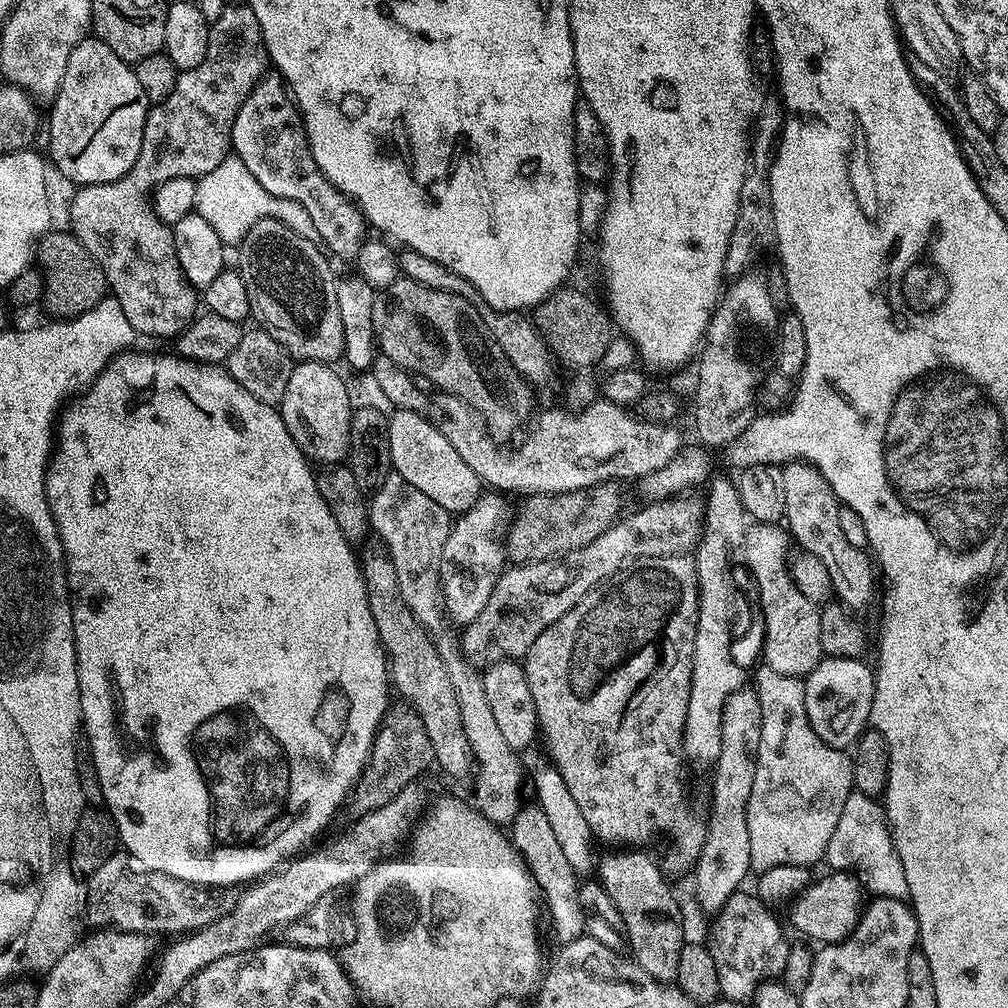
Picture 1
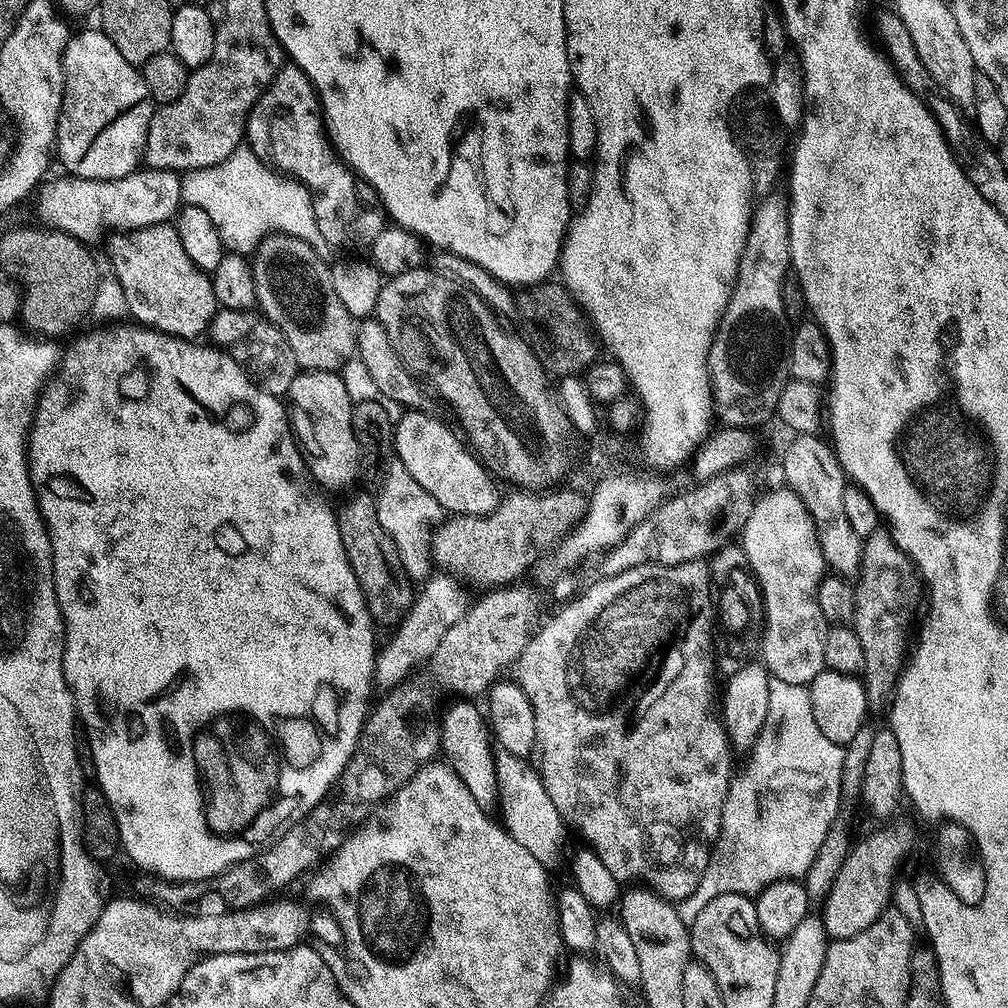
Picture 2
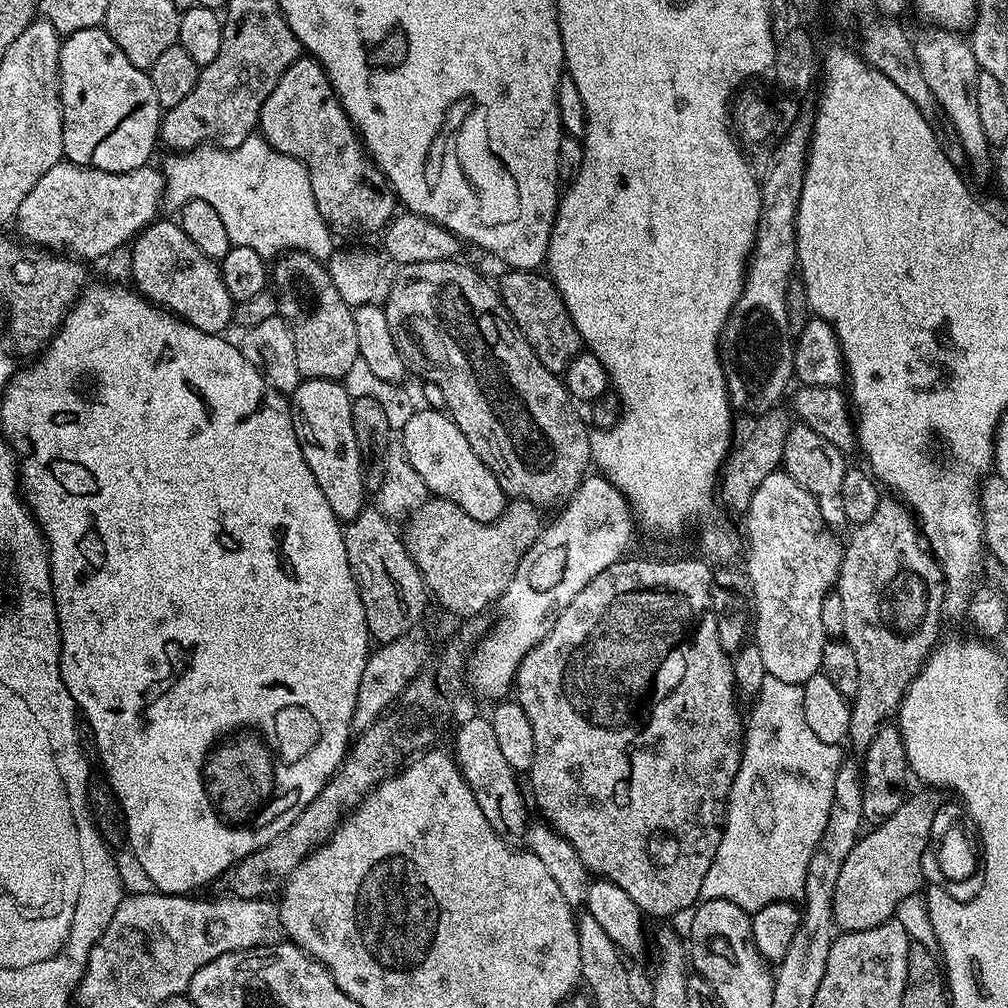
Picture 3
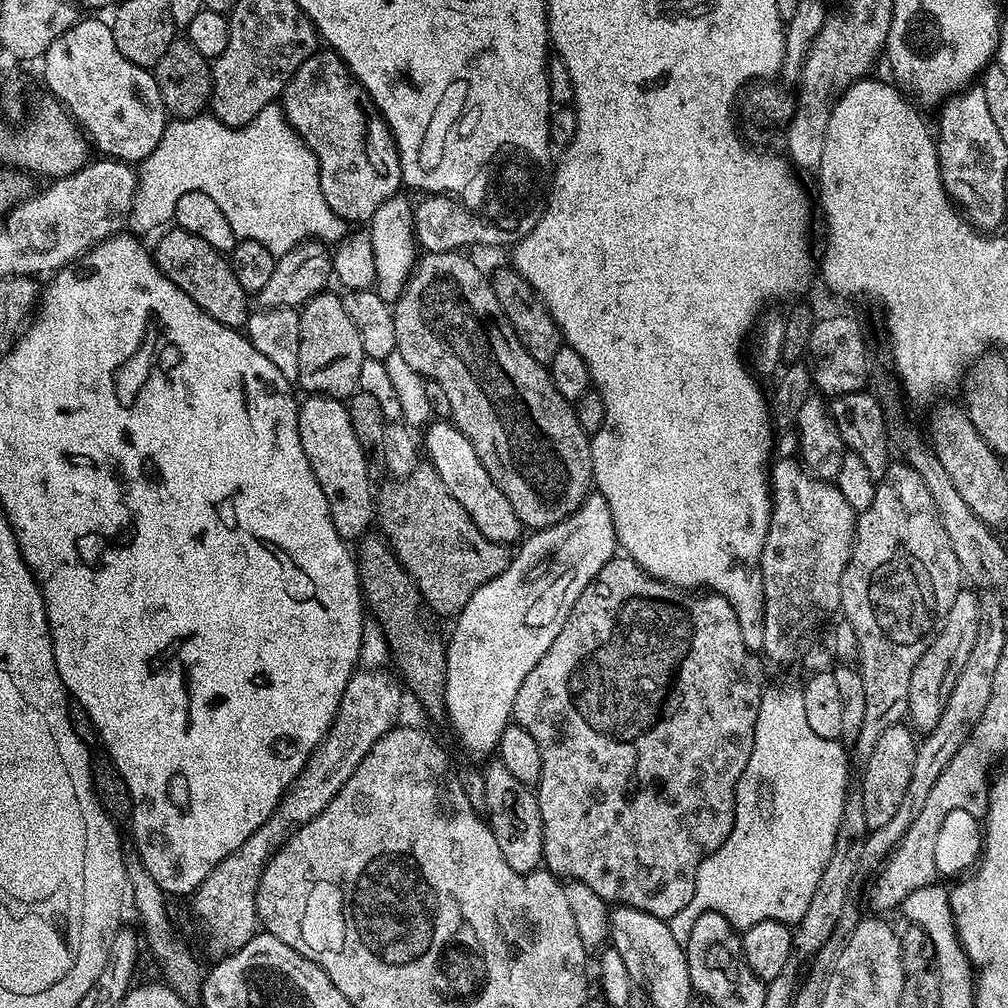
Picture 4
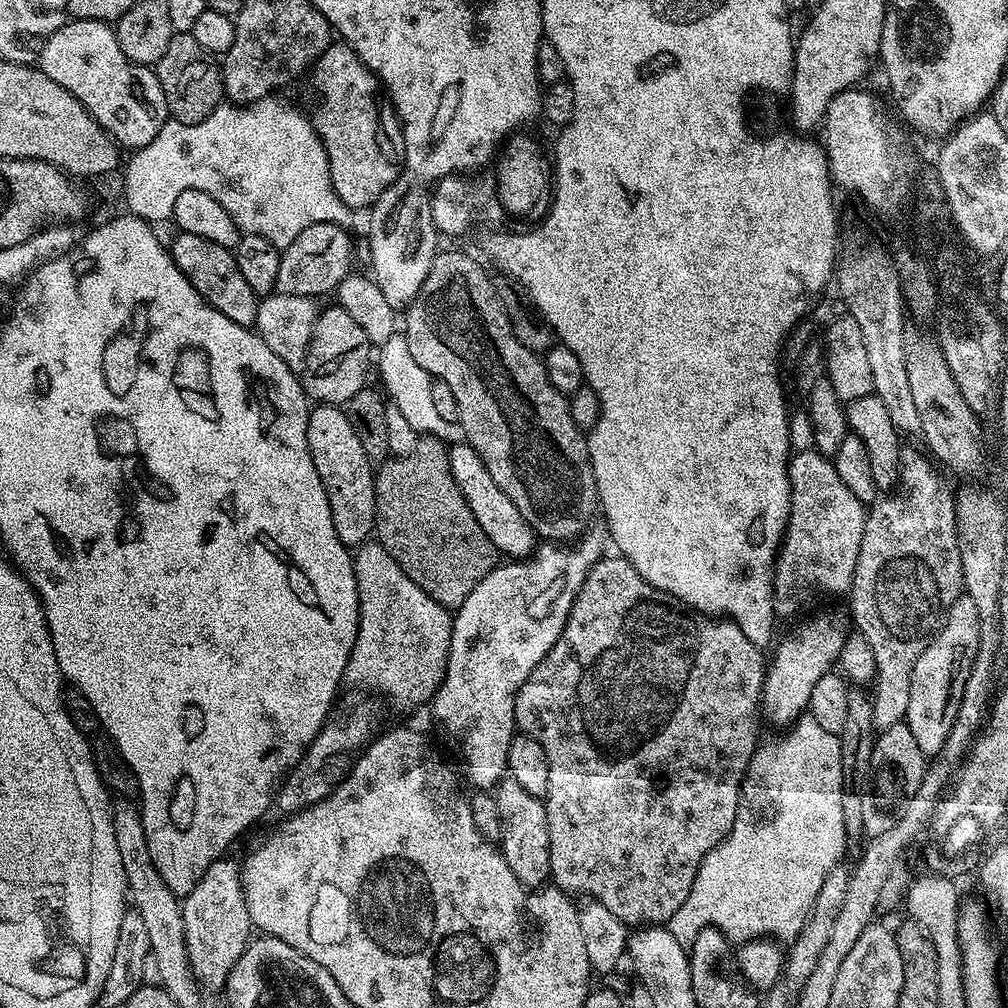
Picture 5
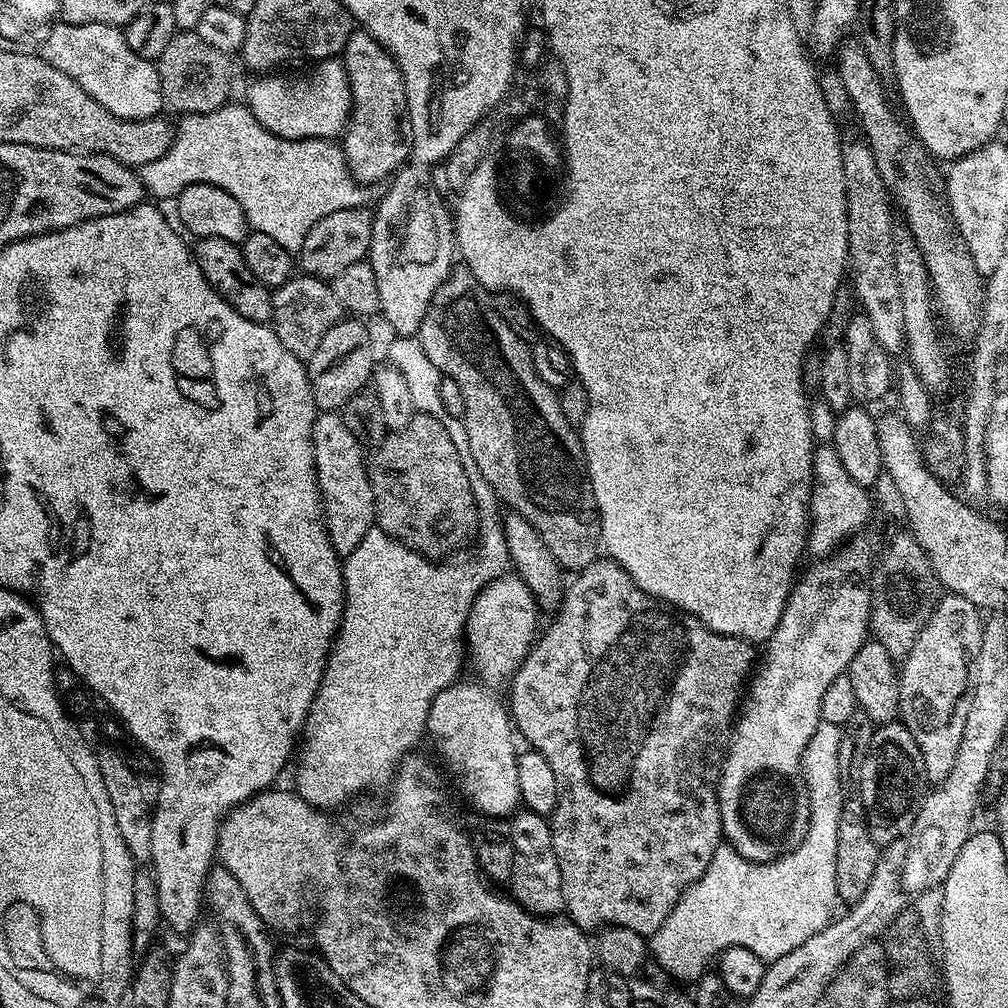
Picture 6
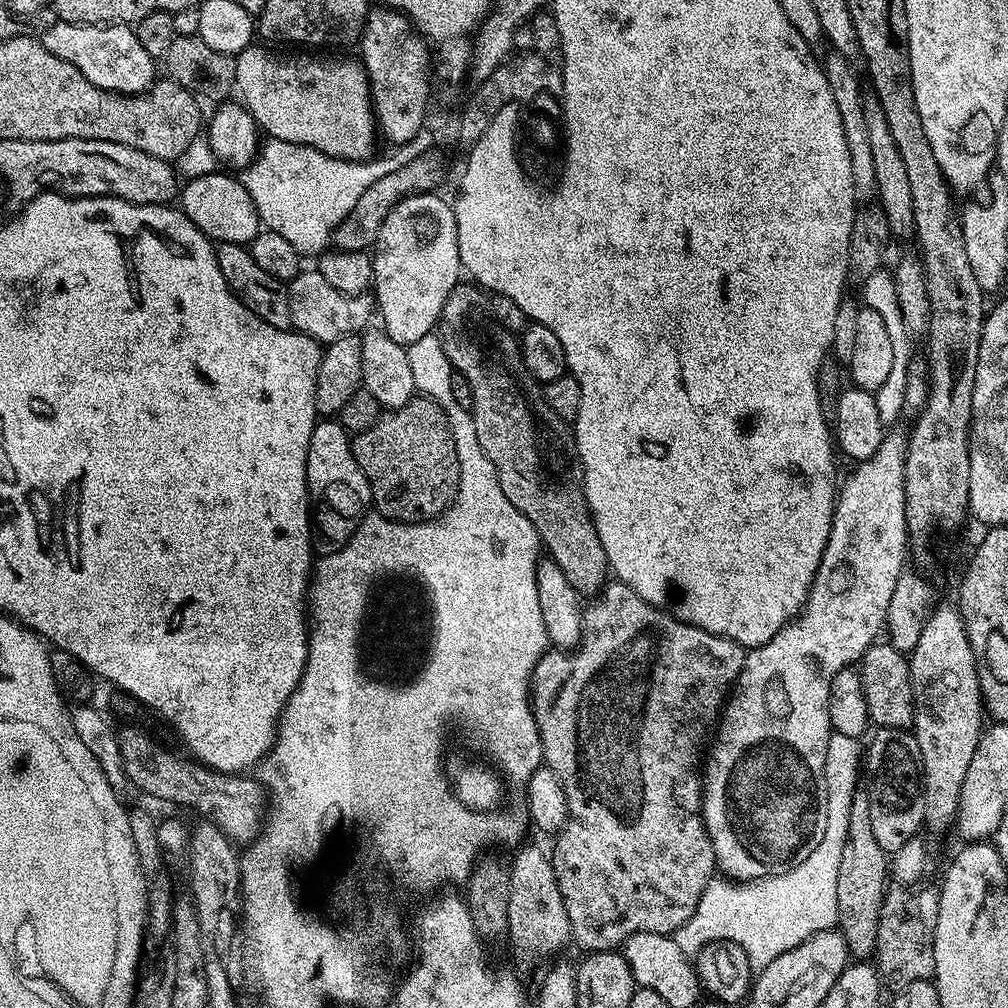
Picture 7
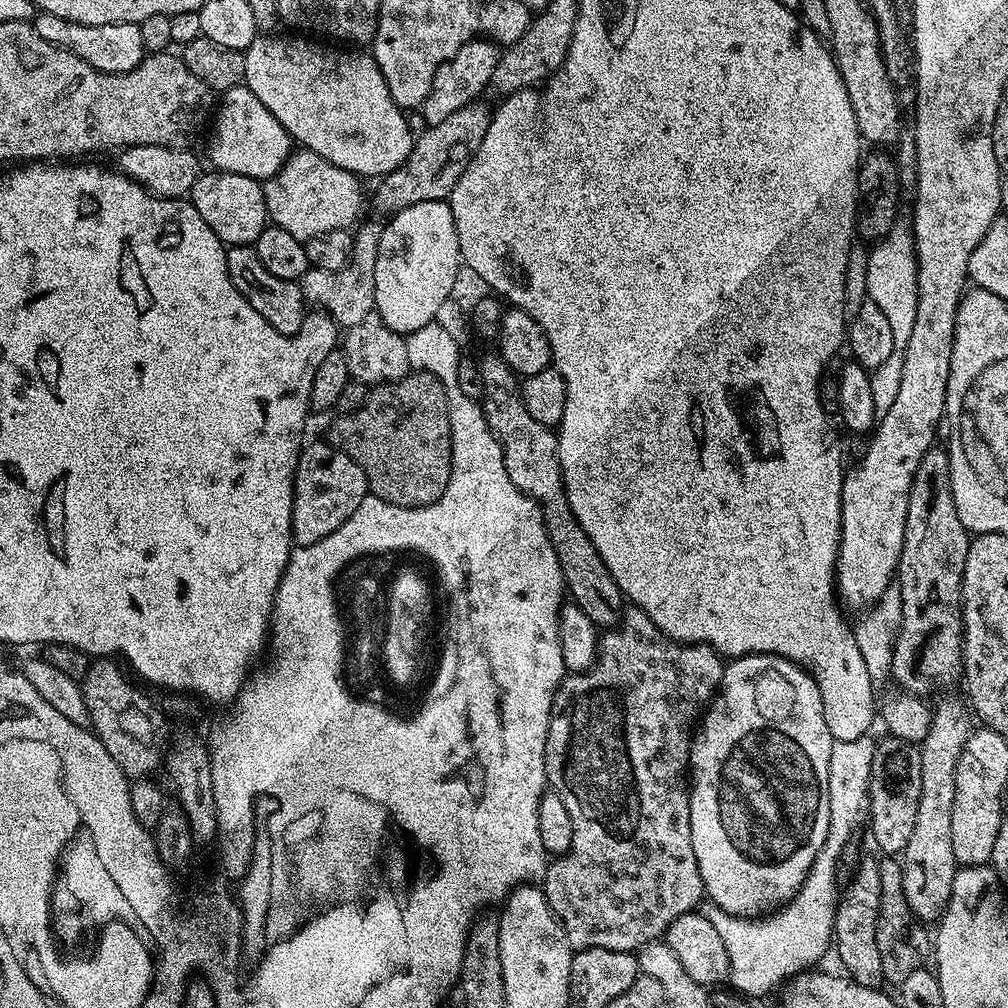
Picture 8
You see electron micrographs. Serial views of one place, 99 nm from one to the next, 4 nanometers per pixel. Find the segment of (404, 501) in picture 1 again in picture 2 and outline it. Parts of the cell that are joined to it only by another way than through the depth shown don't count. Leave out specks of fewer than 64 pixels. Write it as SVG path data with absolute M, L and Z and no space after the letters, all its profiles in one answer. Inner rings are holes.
M395 458L386 466L384 481L375 497L378 522L394 542L405 577L412 582L428 580L434 572L432 540L438 525L445 519L444 507L430 494L426 494L422 485L410 475L410 470L406 470L406 466L402 466L402 462Z

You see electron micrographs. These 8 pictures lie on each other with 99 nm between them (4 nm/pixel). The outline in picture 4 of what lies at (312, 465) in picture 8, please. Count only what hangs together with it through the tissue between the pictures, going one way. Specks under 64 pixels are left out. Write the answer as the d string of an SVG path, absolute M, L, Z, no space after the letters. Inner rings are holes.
M319 394L305 395L299 405L298 438L302 438L310 470L314 470L314 478L318 478L322 494L326 494L334 530L346 542L359 541L374 524L374 481L368 477L362 446L358 446L354 426L350 426L348 405L343 399Z

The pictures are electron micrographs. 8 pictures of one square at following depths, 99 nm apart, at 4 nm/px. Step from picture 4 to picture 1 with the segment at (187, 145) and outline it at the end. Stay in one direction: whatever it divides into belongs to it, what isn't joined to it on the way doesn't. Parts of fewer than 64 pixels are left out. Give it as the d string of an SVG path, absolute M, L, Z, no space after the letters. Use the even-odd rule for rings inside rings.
M229 154L214 170L203 173L196 180L196 206L195 215L206 218L210 226L214 226L214 234L226 246L239 245L244 235L262 218L274 218L280 220L290 230L302 234L302 238L319 241L318 230L314 230L314 222L310 222L310 214L298 206L298 202L290 202L286 198L278 198L270 194L270 190L262 190L262 182L246 170L244 163L235 154Z

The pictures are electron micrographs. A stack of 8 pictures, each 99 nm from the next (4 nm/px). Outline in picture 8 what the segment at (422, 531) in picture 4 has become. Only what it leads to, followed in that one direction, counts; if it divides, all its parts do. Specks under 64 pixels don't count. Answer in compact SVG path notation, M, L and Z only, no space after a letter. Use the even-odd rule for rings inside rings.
M412 370L393 384L375 385L362 410L349 416L337 415L335 419L328 428L327 443L342 450L359 466L371 495L403 508L421 508L442 498L452 473L452 435L446 390L437 376Z

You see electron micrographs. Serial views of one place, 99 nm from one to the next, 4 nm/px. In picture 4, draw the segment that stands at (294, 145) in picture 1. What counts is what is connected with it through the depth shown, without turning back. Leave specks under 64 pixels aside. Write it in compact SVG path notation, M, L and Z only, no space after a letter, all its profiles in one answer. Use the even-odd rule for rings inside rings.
M317 50L290 78L282 93L284 117L300 136L302 142L314 154L318 162L318 174L322 182L322 195L326 206L352 226L360 226L371 221L374 210L382 206L390 197L401 191L400 151L392 137L387 122L380 117L368 92L356 81L344 59L331 50Z

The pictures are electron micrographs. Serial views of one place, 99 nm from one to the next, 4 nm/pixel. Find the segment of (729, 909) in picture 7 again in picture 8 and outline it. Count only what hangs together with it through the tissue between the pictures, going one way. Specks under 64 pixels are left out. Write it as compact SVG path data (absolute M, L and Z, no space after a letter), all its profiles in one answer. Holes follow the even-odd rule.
M869 734L854 738L854 742L835 741L830 750L830 778L828 801L830 802L830 830L826 842L816 855L812 871L795 896L779 910L759 918L731 916L715 906L707 909L706 915L714 922L714 930L722 937L726 954L730 958L732 974L730 984L740 996L764 996L782 980L787 981L803 970L811 969L823 958L834 944L832 923L836 921L838 887L836 888L836 859L848 844L856 822L865 813L868 804L870 766L874 762L874 750L878 740Z

